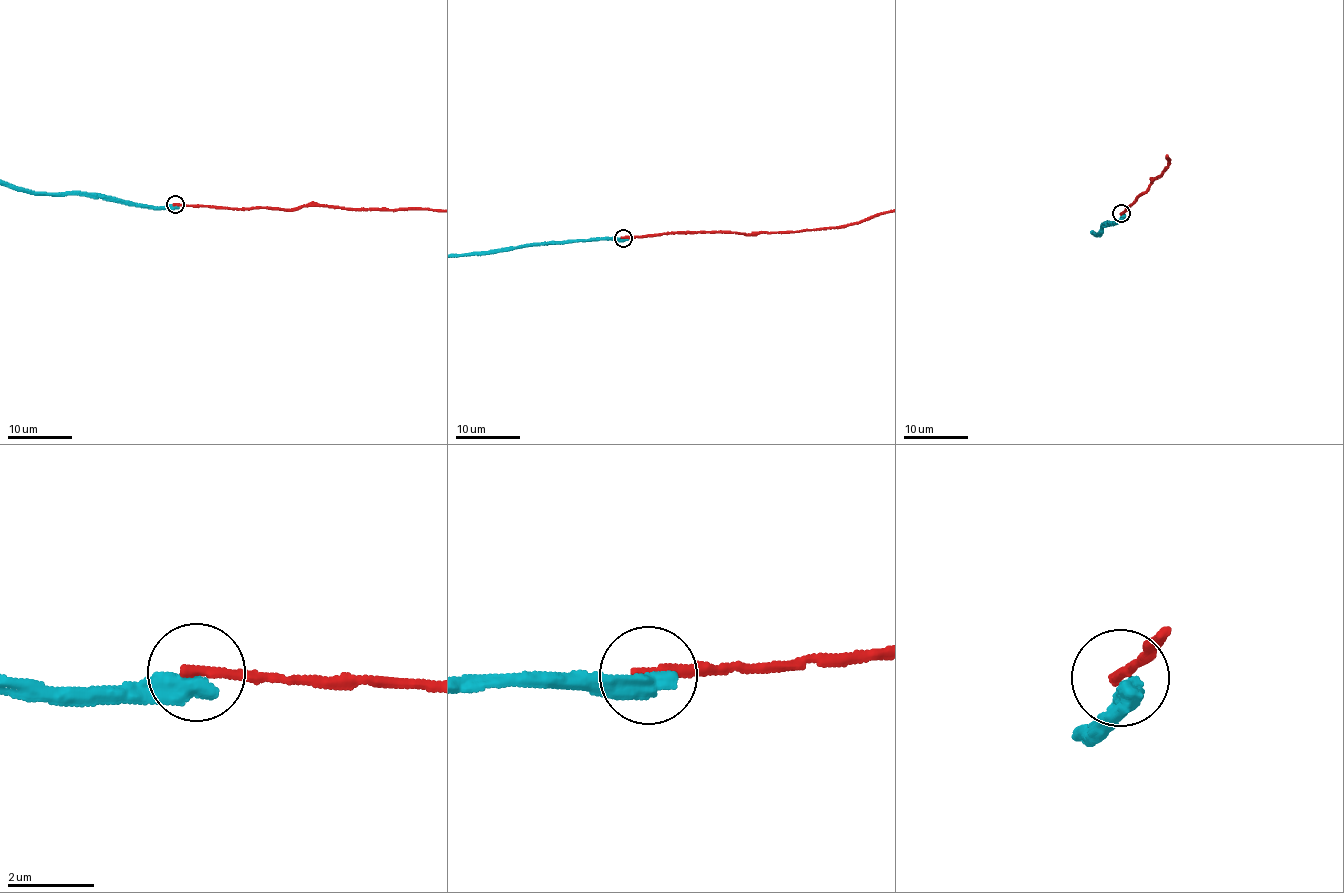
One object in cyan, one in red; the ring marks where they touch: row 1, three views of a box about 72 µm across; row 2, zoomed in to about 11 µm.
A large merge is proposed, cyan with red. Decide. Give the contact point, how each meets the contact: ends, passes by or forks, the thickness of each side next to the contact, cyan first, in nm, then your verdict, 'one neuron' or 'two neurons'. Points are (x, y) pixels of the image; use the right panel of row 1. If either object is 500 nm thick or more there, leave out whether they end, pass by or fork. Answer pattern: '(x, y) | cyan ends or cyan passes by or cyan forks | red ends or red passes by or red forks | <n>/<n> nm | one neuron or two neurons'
(1121, 213) | 550/240 nm | two neurons

